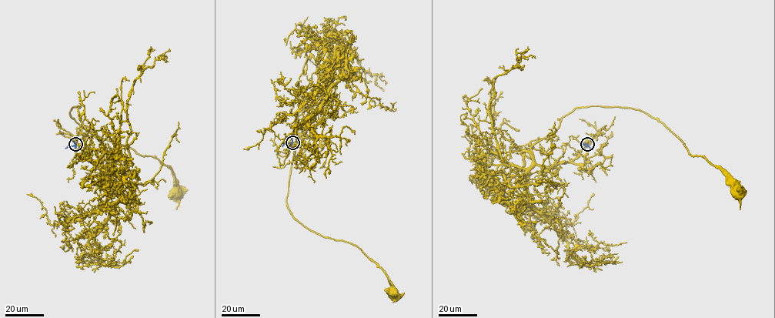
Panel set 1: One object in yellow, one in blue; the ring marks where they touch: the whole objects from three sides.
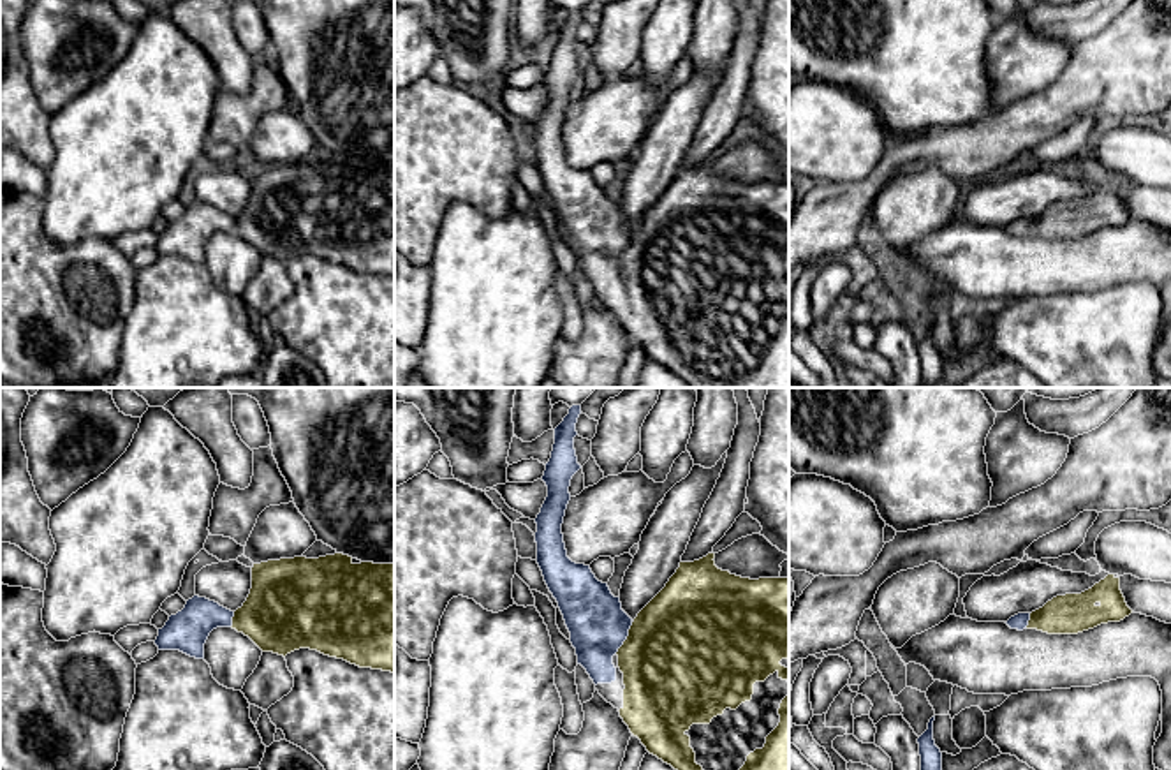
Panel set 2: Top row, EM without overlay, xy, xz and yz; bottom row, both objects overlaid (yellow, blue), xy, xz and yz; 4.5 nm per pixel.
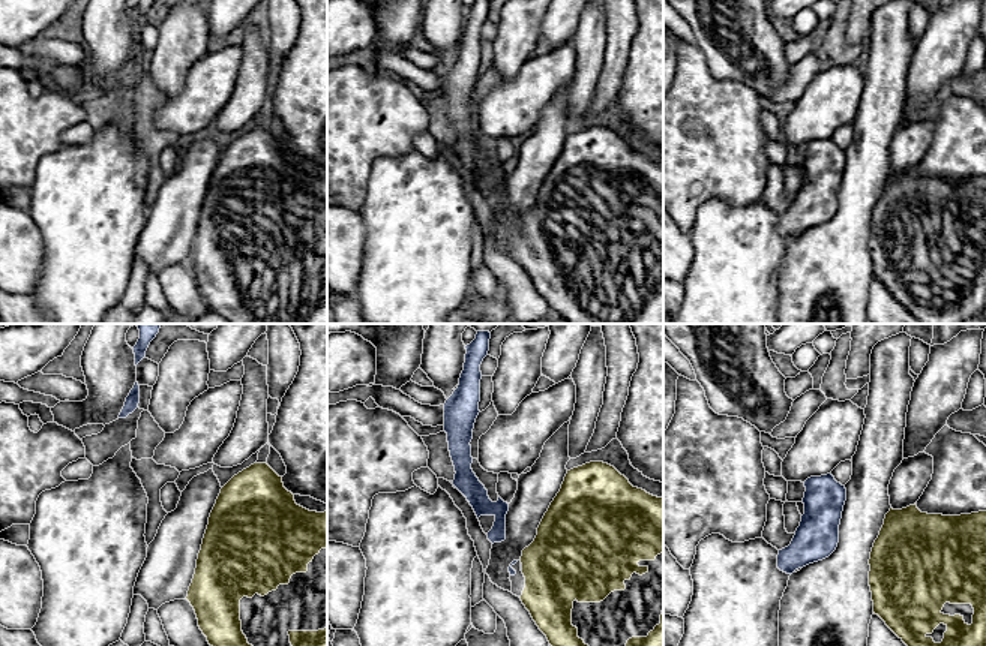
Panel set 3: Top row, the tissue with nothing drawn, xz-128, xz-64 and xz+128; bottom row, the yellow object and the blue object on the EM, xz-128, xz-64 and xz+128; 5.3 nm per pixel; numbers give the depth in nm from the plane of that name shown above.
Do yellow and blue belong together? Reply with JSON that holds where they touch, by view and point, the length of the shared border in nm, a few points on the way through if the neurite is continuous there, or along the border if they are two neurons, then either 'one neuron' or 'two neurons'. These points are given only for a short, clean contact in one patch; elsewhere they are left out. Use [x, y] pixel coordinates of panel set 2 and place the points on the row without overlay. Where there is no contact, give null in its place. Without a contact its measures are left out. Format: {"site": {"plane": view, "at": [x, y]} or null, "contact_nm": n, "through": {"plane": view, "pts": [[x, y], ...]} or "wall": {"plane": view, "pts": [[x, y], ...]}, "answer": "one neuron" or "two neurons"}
{"site": {"plane": "xz", "at": [627, 244]}, "contact_nm": 170, "through": {"plane": "xz", "pts": [[678, 263], [627, 244], [597, 229]]}, "answer": "one neuron"}

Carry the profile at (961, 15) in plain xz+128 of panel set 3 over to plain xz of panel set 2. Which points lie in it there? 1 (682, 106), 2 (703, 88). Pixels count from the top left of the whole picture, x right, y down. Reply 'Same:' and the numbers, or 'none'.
Same: 1, 2

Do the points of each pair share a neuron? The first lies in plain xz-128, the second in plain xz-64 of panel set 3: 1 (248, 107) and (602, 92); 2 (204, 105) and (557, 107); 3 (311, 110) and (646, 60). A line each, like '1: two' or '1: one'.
1: two
2: two
3: one

